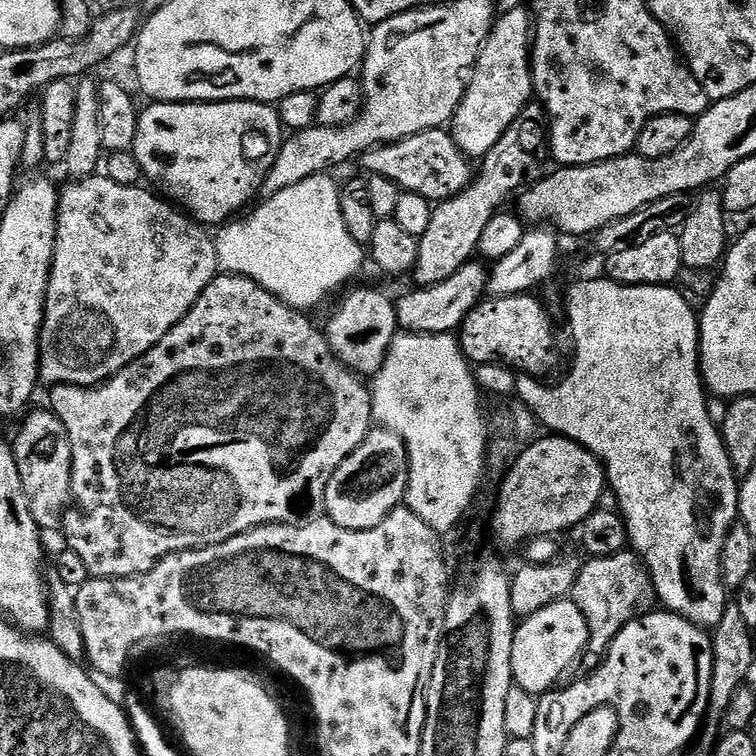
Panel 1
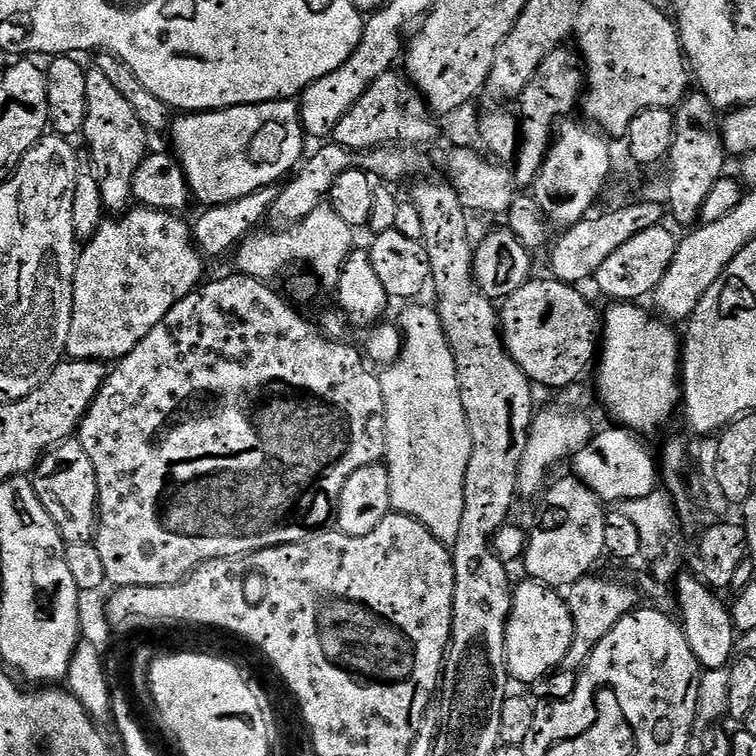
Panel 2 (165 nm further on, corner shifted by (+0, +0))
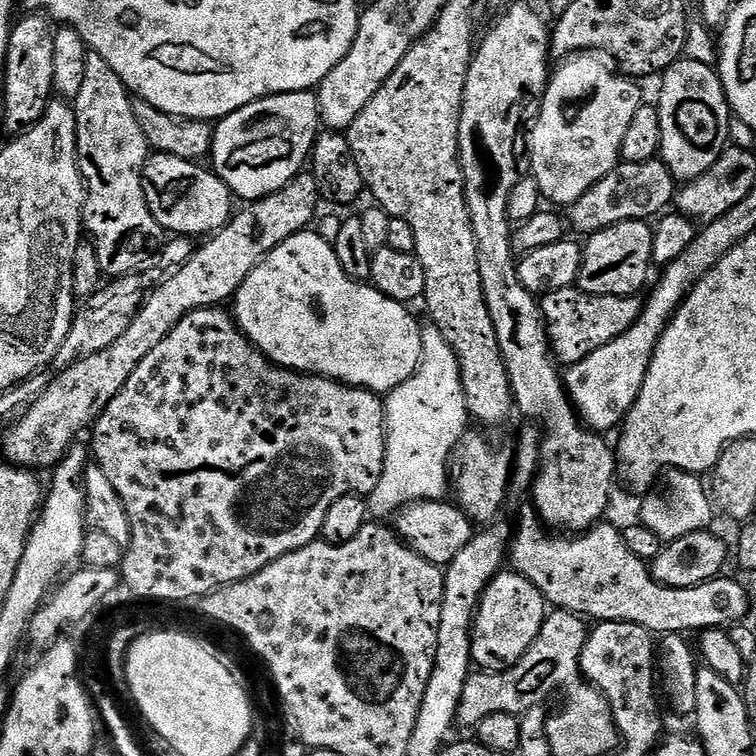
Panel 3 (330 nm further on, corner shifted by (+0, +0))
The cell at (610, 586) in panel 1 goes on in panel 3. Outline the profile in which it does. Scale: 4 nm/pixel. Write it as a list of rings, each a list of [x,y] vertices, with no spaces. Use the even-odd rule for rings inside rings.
[[[563,610],[549,611],[539,638],[512,668],[505,672],[476,670],[468,677],[466,690],[462,690],[462,702],[458,702],[456,724],[475,730],[482,718],[490,718],[490,714],[520,716],[539,709],[538,706],[543,700],[548,700],[560,692],[562,682],[573,682],[581,675],[580,659],[589,633],[590,628],[585,617]]]

